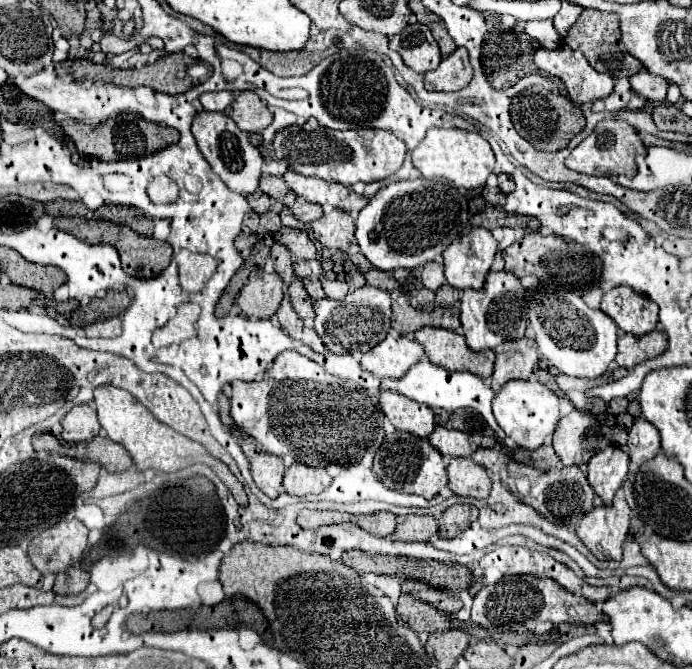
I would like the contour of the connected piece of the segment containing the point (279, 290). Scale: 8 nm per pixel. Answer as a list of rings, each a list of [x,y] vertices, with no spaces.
[[[256,269],[250,273],[246,285],[238,293],[238,305],[244,315],[256,319],[270,319],[284,297],[284,281],[278,273]]]

